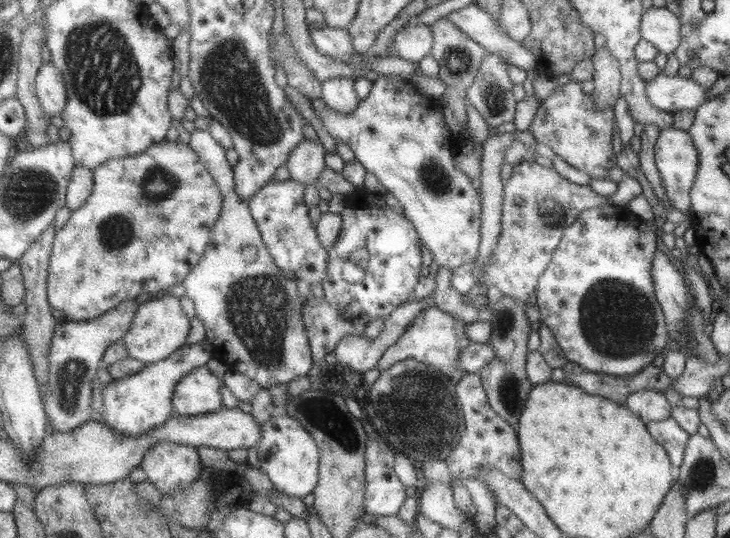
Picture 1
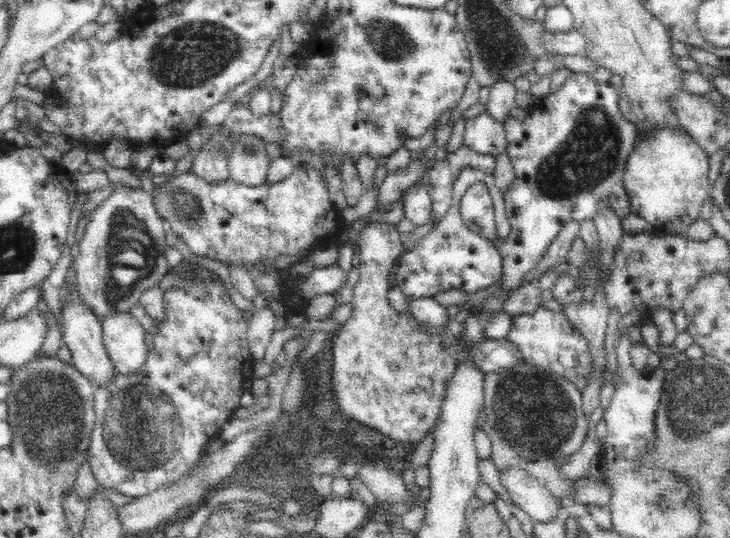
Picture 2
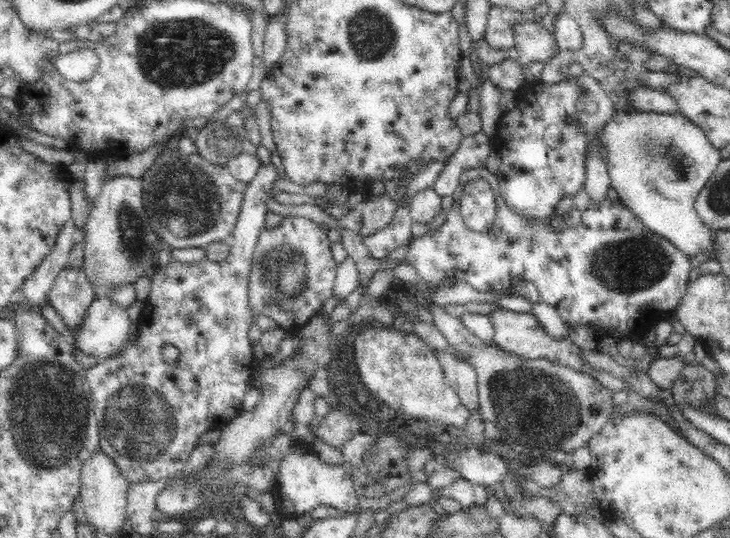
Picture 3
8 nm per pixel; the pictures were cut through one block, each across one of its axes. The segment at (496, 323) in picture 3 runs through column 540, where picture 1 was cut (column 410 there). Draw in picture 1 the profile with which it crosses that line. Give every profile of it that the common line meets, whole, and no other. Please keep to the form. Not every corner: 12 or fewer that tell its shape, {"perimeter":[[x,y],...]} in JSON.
{"perimeter":[[431,305],[379,370],[415,359],[460,378],[466,322]]}

